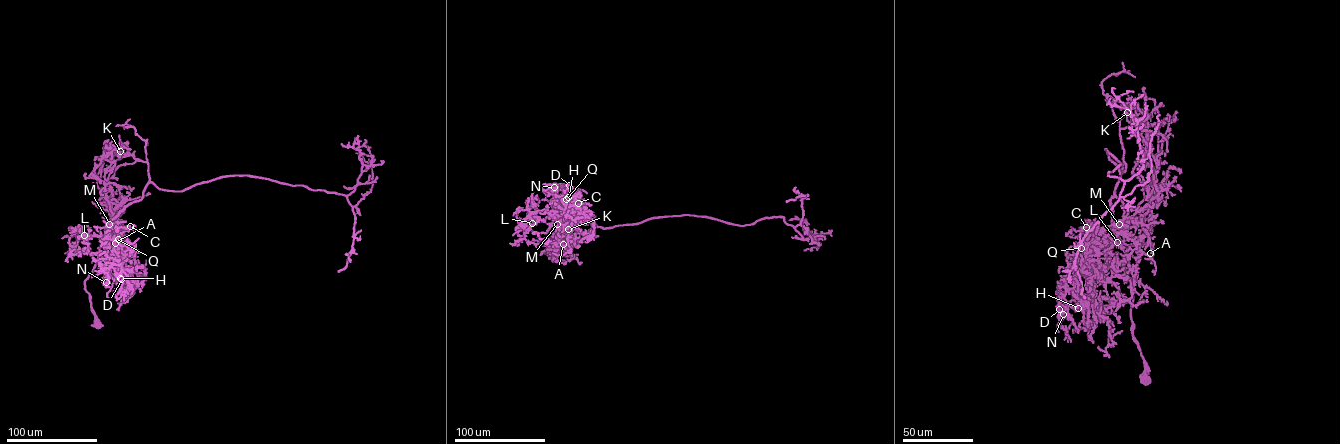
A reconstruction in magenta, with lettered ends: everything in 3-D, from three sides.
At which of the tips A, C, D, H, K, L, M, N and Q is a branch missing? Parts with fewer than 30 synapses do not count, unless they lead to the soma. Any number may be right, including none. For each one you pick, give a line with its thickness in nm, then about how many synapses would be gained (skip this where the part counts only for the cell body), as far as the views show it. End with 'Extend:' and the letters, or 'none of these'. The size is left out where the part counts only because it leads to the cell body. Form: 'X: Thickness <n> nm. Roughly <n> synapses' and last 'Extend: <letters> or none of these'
C: Thickness 190 nm. Roughly 30 synapses
H: Thickness 120 nm. Roughly 50 synapses
Extend: C, H

